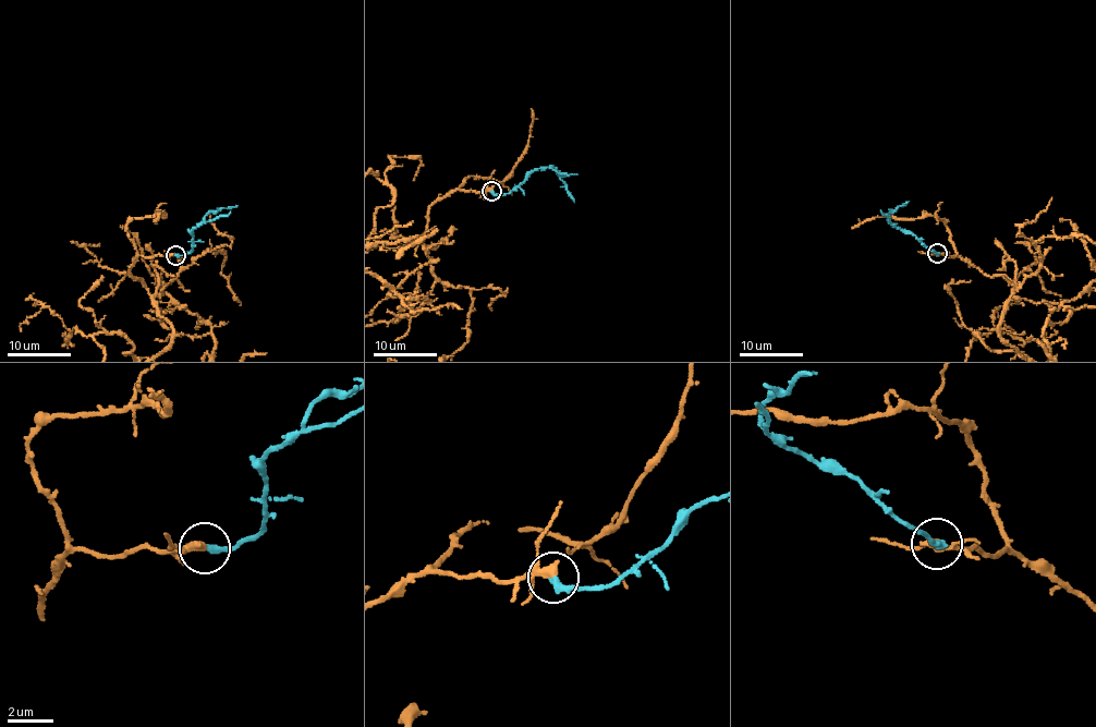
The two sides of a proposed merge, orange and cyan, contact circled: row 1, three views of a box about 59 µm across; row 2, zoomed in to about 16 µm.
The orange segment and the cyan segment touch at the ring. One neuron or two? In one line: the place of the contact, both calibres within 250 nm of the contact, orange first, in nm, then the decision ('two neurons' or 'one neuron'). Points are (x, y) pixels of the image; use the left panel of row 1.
at (175, 255); 240 nm thick on the orange side, 340 nm on the other; one neuron

